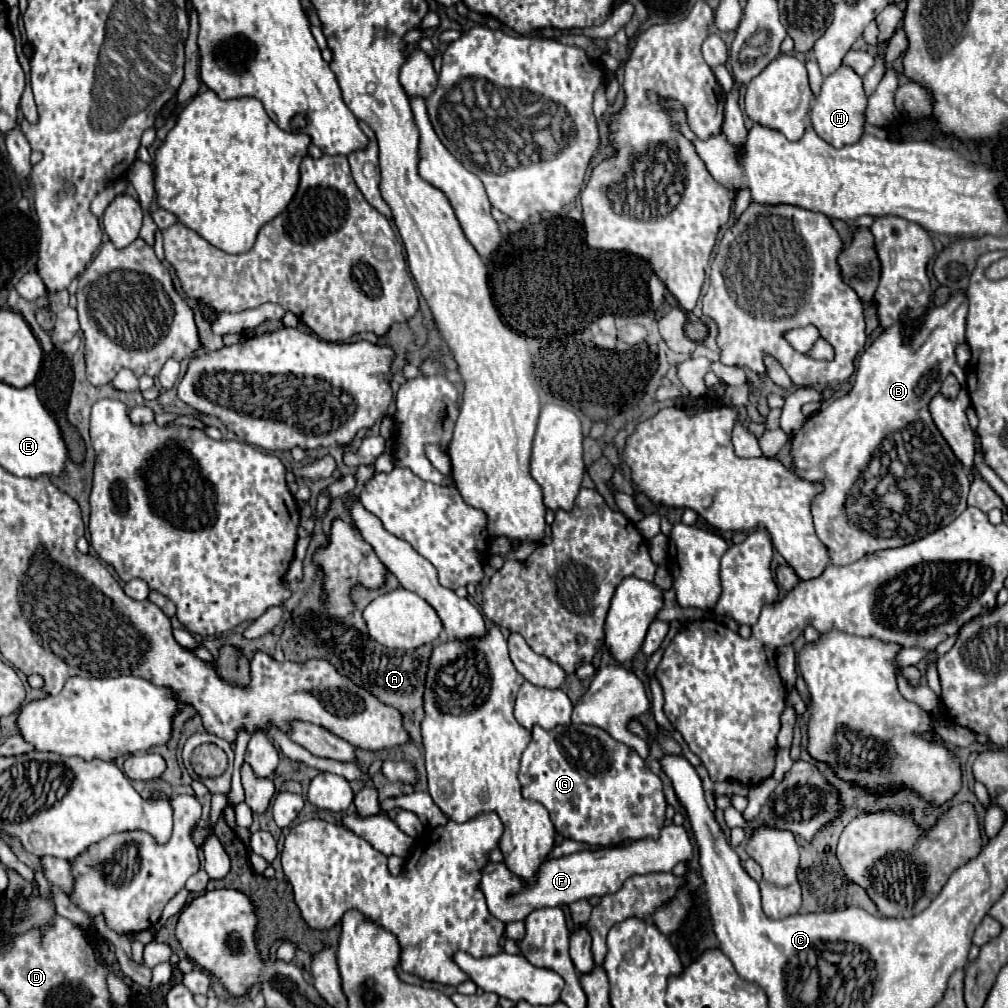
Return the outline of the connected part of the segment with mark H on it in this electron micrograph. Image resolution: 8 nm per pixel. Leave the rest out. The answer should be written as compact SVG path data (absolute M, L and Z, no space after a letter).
M843 64L823 80L821 94L819 98L815 98L809 116L815 132L819 132L819 136L823 136L823 140L827 140L831 146L839 148L853 144L855 140L861 138L865 124L865 108L867 108L867 96L863 90L863 80L861 76L855 74L853 68Z

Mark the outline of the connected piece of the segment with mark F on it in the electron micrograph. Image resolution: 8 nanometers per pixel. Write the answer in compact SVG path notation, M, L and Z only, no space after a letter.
M669 824L659 832L659 838L637 840L627 848L607 848L607 850L581 850L557 860L543 862L539 866L535 882L527 884L517 874L513 874L505 864L487 864L483 870L481 888L487 898L489 912L501 922L509 924L515 920L523 920L527 914L539 908L555 908L569 906L571 902L603 896L617 892L623 886L627 876L635 874L651 874L651 872L671 872L677 862L687 862L693 856L693 844L683 826Z

